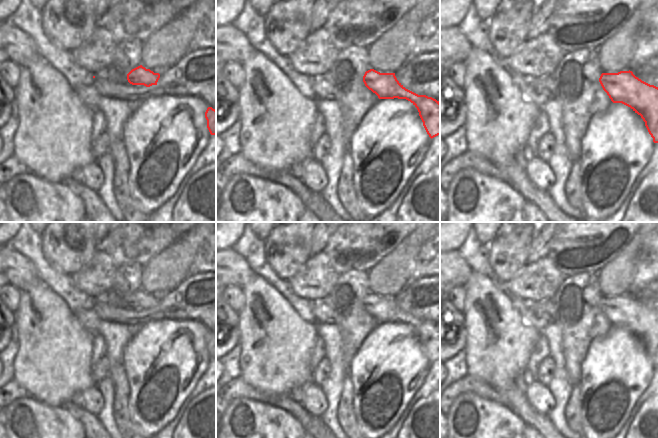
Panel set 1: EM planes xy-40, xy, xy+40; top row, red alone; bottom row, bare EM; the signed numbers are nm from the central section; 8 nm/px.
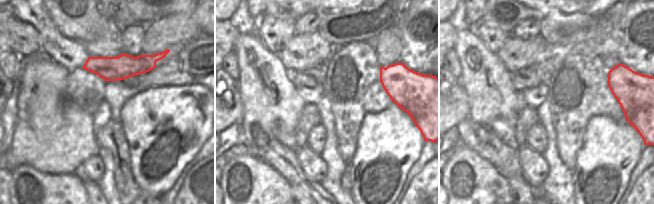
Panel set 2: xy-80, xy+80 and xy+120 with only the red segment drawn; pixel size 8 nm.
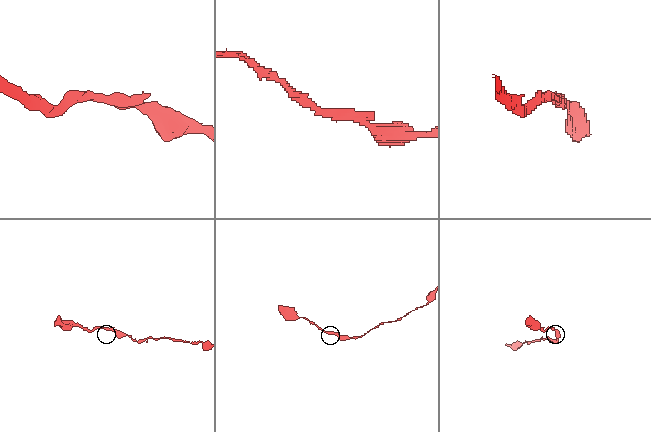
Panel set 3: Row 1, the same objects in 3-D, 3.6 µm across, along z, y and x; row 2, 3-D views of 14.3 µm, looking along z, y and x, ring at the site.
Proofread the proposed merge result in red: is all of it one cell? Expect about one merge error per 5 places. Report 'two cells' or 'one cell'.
two cells

